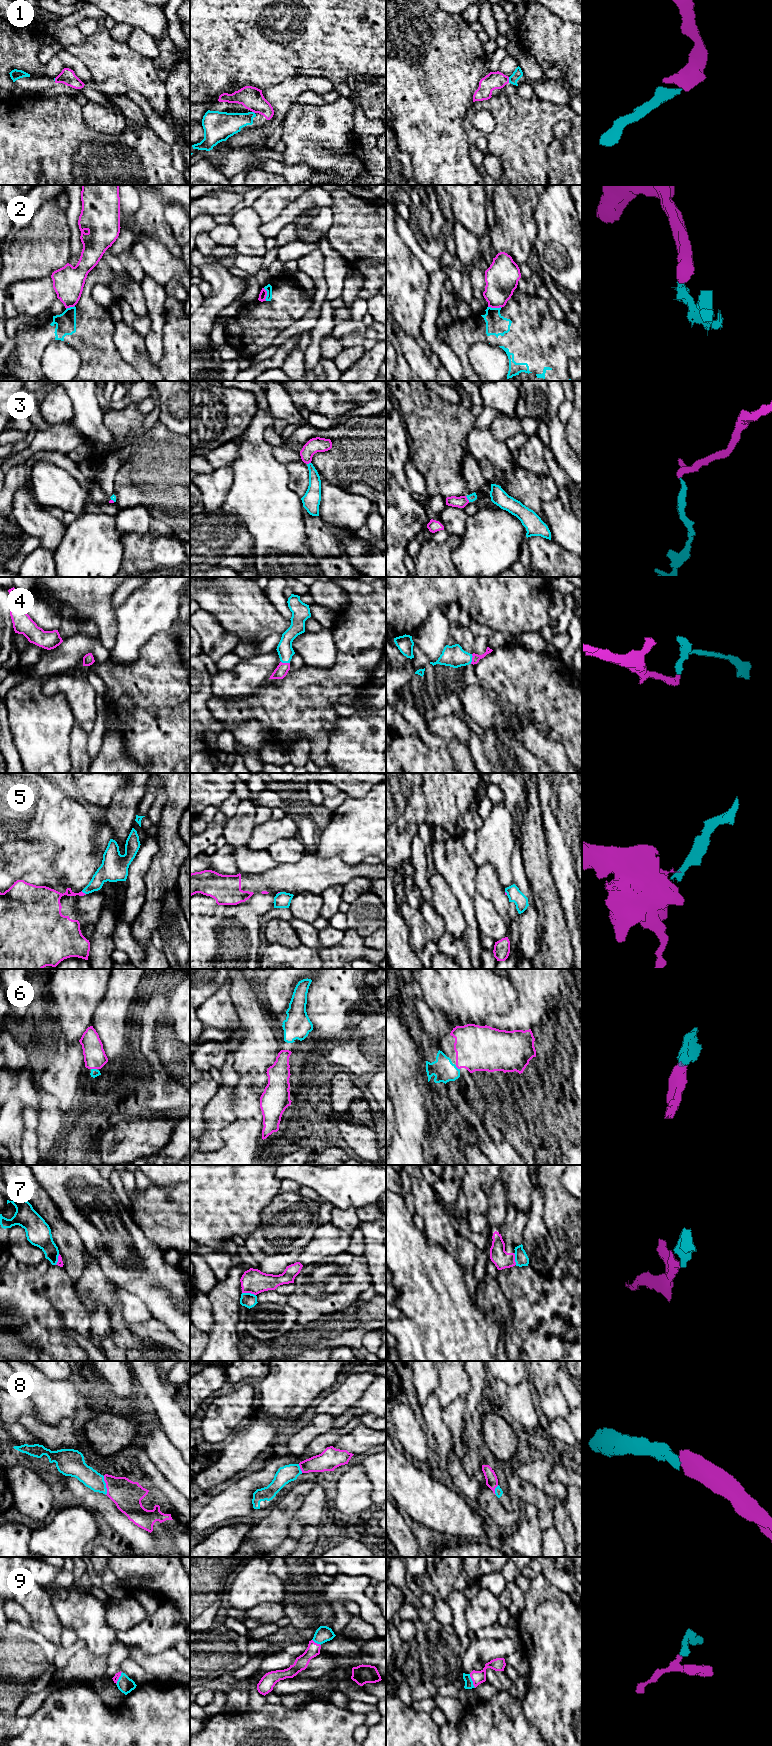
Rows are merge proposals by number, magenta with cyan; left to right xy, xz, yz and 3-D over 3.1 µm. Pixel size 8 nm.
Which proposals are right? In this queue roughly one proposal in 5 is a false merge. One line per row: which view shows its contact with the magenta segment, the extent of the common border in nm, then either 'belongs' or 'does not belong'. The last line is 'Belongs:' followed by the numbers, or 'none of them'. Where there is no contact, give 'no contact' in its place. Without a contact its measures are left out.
1: meets magenta in yz; contact 50 nm long; belongs
2: meets magenta in yz; contact 110 nm long; does not belong
3: meets magenta in yz; contact 60 nm long; belongs
4: meets magenta in yz; contact 80 nm long; belongs
5: meets magenta in xy; contact 50 nm long; does not belong
6: meets magenta in xy; contact 50 nm long; belongs
7: meets magenta in xz; contact 110 nm long; belongs
8: meets magenta in xy; contact 150 nm long; belongs
9: meets magenta in yz; contact 120 nm long; belongs
Belongs: 1, 3, 4, 6, 7, 8, 9

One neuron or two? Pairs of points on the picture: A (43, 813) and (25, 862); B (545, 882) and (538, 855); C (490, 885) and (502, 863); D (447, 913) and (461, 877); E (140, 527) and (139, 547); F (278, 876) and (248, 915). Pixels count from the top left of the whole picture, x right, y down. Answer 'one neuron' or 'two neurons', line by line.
A: one neuron
B: one neuron
C: two neurons
D: two neurons
E: two neurons
F: two neurons

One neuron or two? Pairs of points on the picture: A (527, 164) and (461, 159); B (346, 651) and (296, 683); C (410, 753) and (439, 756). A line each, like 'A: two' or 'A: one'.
A: two
B: one
C: one

